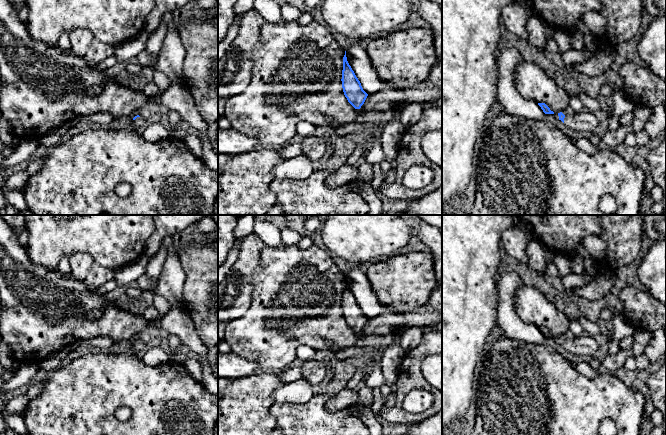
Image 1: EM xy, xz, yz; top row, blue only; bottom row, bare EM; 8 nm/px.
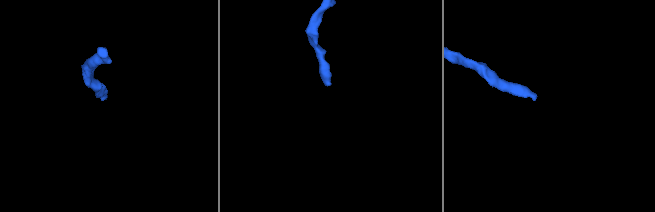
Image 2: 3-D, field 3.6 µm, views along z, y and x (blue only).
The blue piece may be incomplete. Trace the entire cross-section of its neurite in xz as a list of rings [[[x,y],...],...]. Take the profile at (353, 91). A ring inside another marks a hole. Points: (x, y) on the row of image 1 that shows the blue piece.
[[[345,55],[343,57],[342,88],[348,102],[355,108],[360,109],[368,94],[363,90],[360,81],[349,65]]]

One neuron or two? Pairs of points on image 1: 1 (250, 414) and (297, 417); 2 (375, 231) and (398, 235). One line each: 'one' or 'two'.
1: two
2: one

